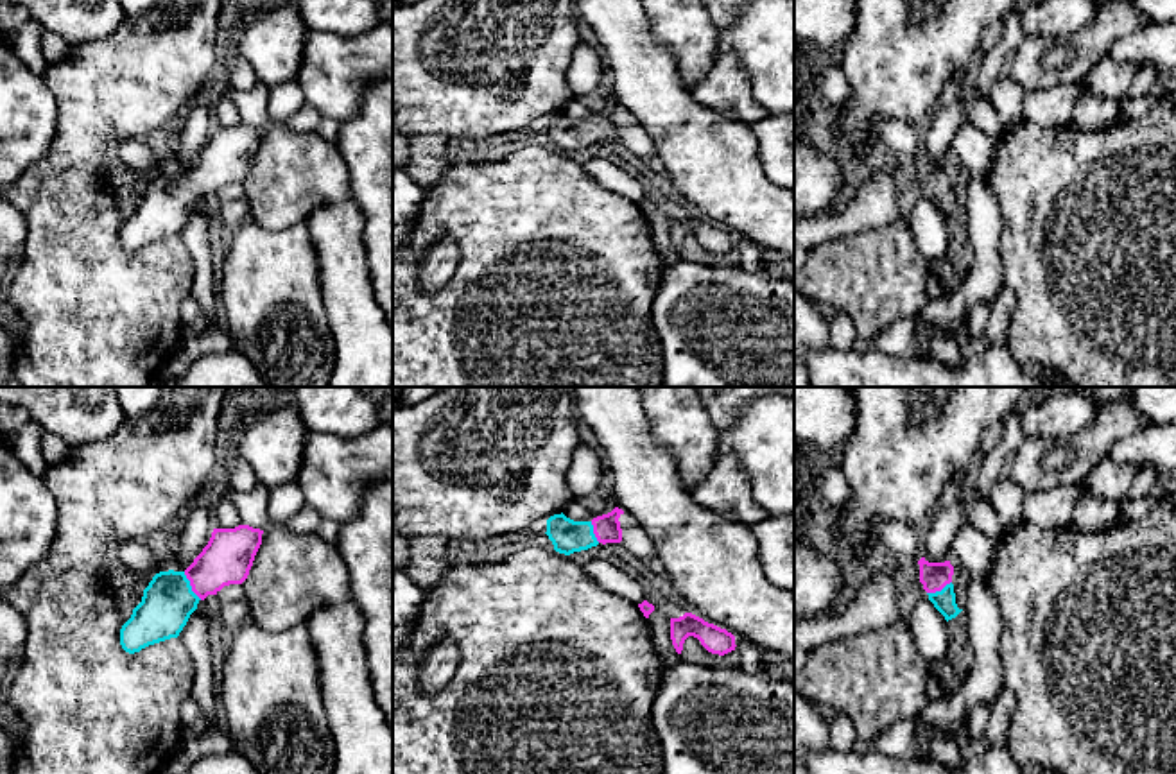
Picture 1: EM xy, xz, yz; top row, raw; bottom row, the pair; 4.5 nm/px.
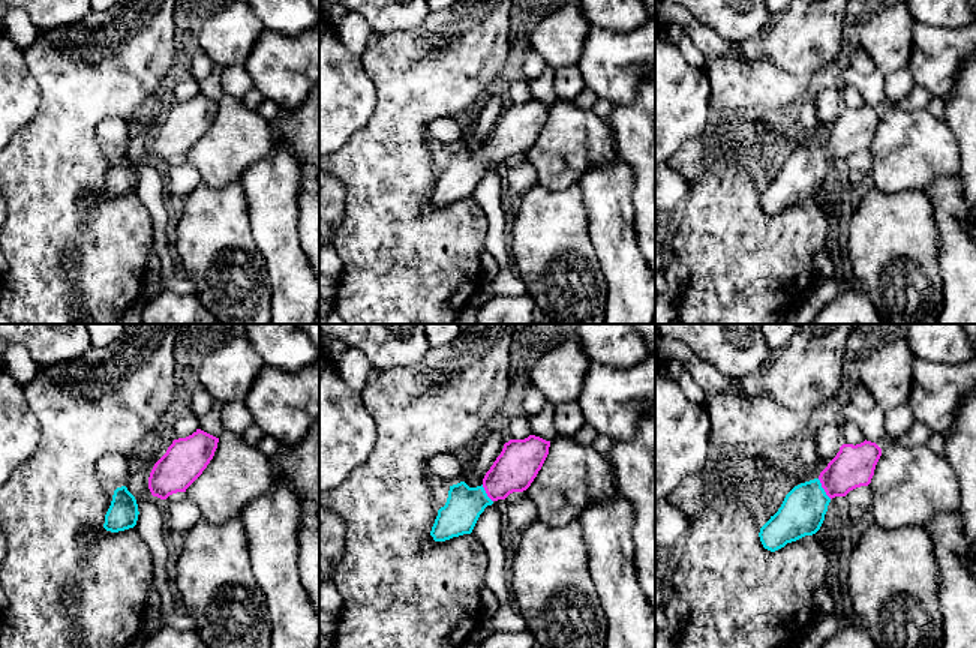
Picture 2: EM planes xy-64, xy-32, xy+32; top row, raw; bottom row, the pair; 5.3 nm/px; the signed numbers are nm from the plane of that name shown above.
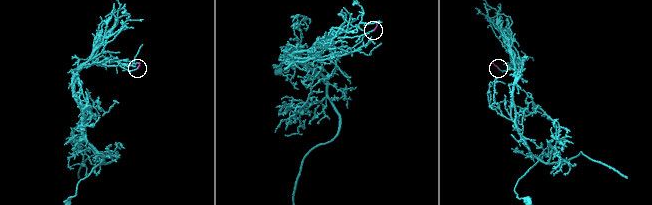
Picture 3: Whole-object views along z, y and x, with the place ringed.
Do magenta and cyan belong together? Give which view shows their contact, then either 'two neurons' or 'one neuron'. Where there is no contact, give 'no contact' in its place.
xy | one neuron

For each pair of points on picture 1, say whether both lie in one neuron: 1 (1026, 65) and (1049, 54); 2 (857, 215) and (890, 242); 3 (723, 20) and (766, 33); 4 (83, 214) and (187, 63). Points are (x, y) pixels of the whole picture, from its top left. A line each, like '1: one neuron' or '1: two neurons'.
1: one neuron
2: two neurons
3: two neurons
4: one neuron

